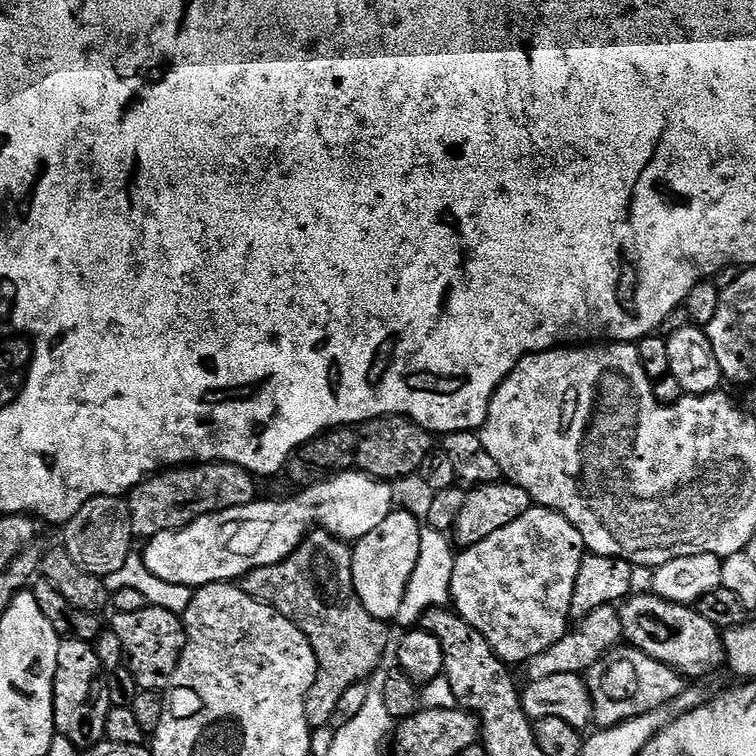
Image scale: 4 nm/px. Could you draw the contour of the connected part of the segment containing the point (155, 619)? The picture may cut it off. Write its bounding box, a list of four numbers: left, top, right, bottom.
[110,605,184,693]

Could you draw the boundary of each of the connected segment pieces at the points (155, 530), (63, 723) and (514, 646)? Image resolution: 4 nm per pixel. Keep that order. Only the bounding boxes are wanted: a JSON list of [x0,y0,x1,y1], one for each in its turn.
[[126,462,257,538],[54,639,113,750],[451,506,586,666]]

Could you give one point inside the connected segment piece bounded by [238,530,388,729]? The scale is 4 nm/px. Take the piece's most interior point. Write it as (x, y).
(314, 586)

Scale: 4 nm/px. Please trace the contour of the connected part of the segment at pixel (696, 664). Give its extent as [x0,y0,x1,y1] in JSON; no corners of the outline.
[618,594,725,682]

